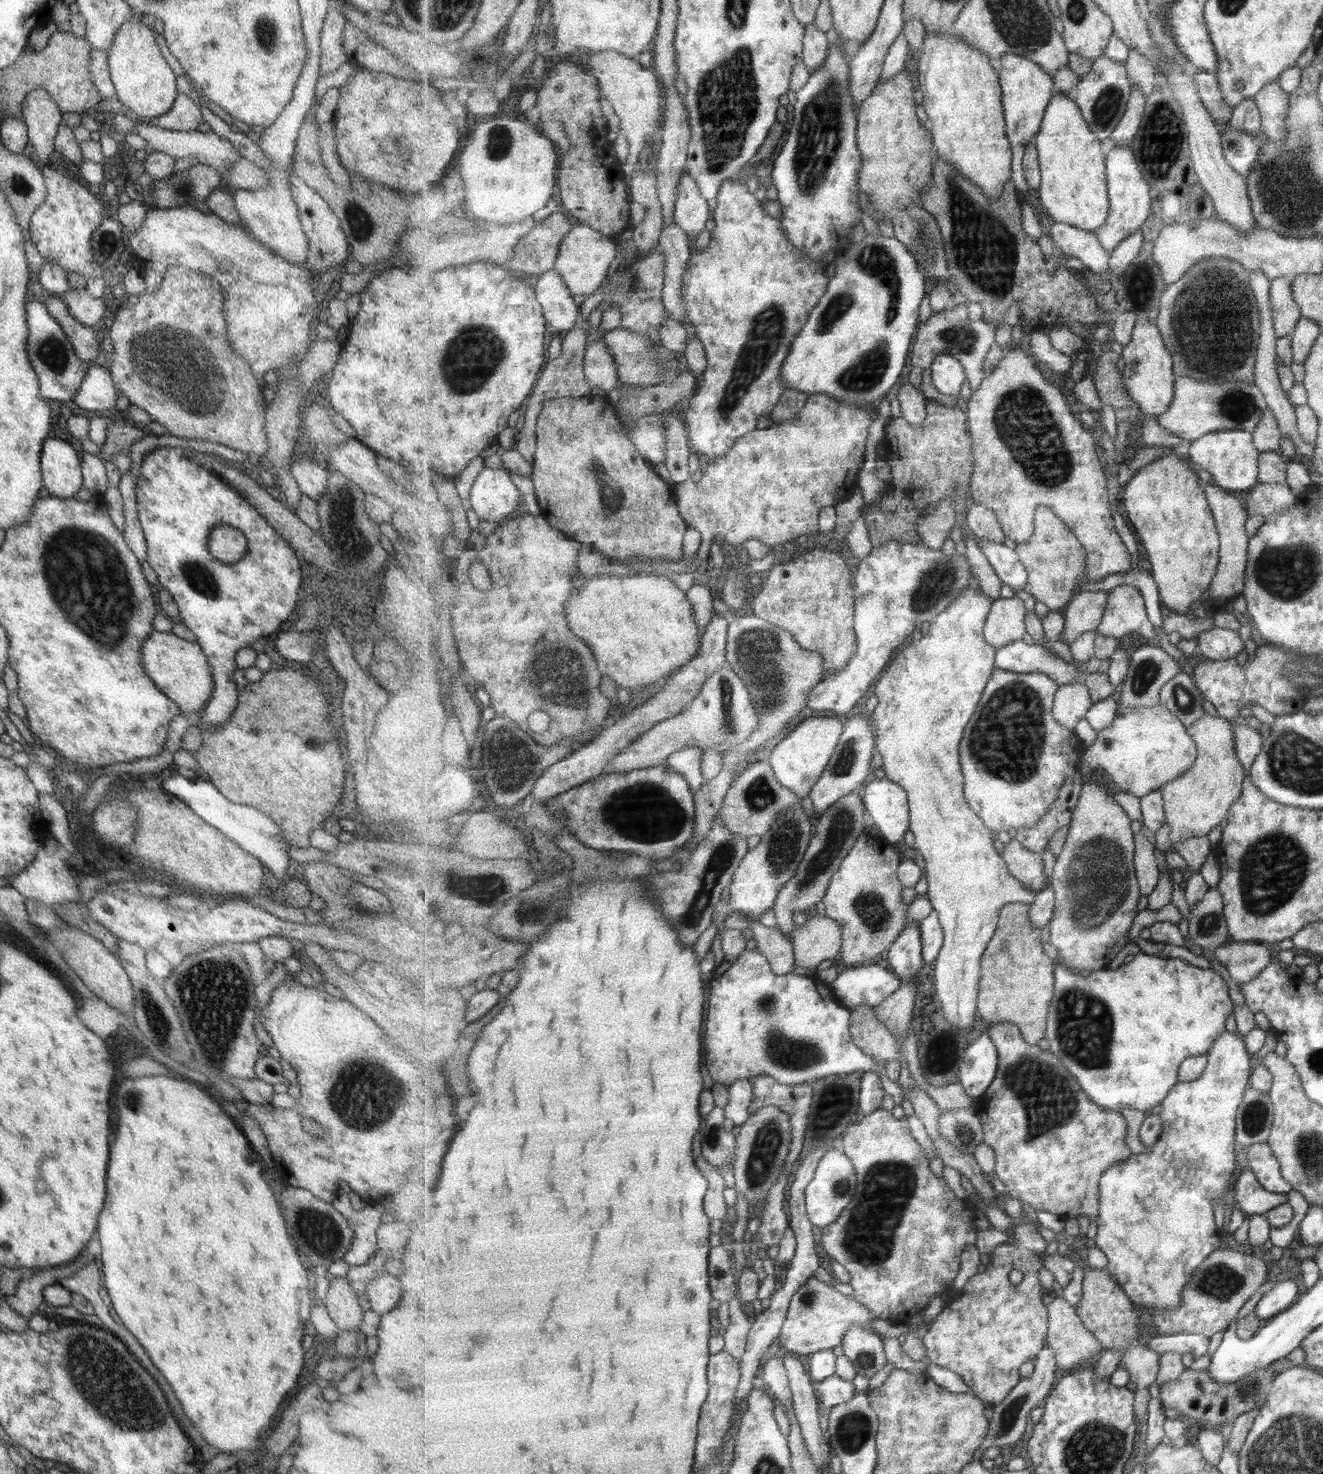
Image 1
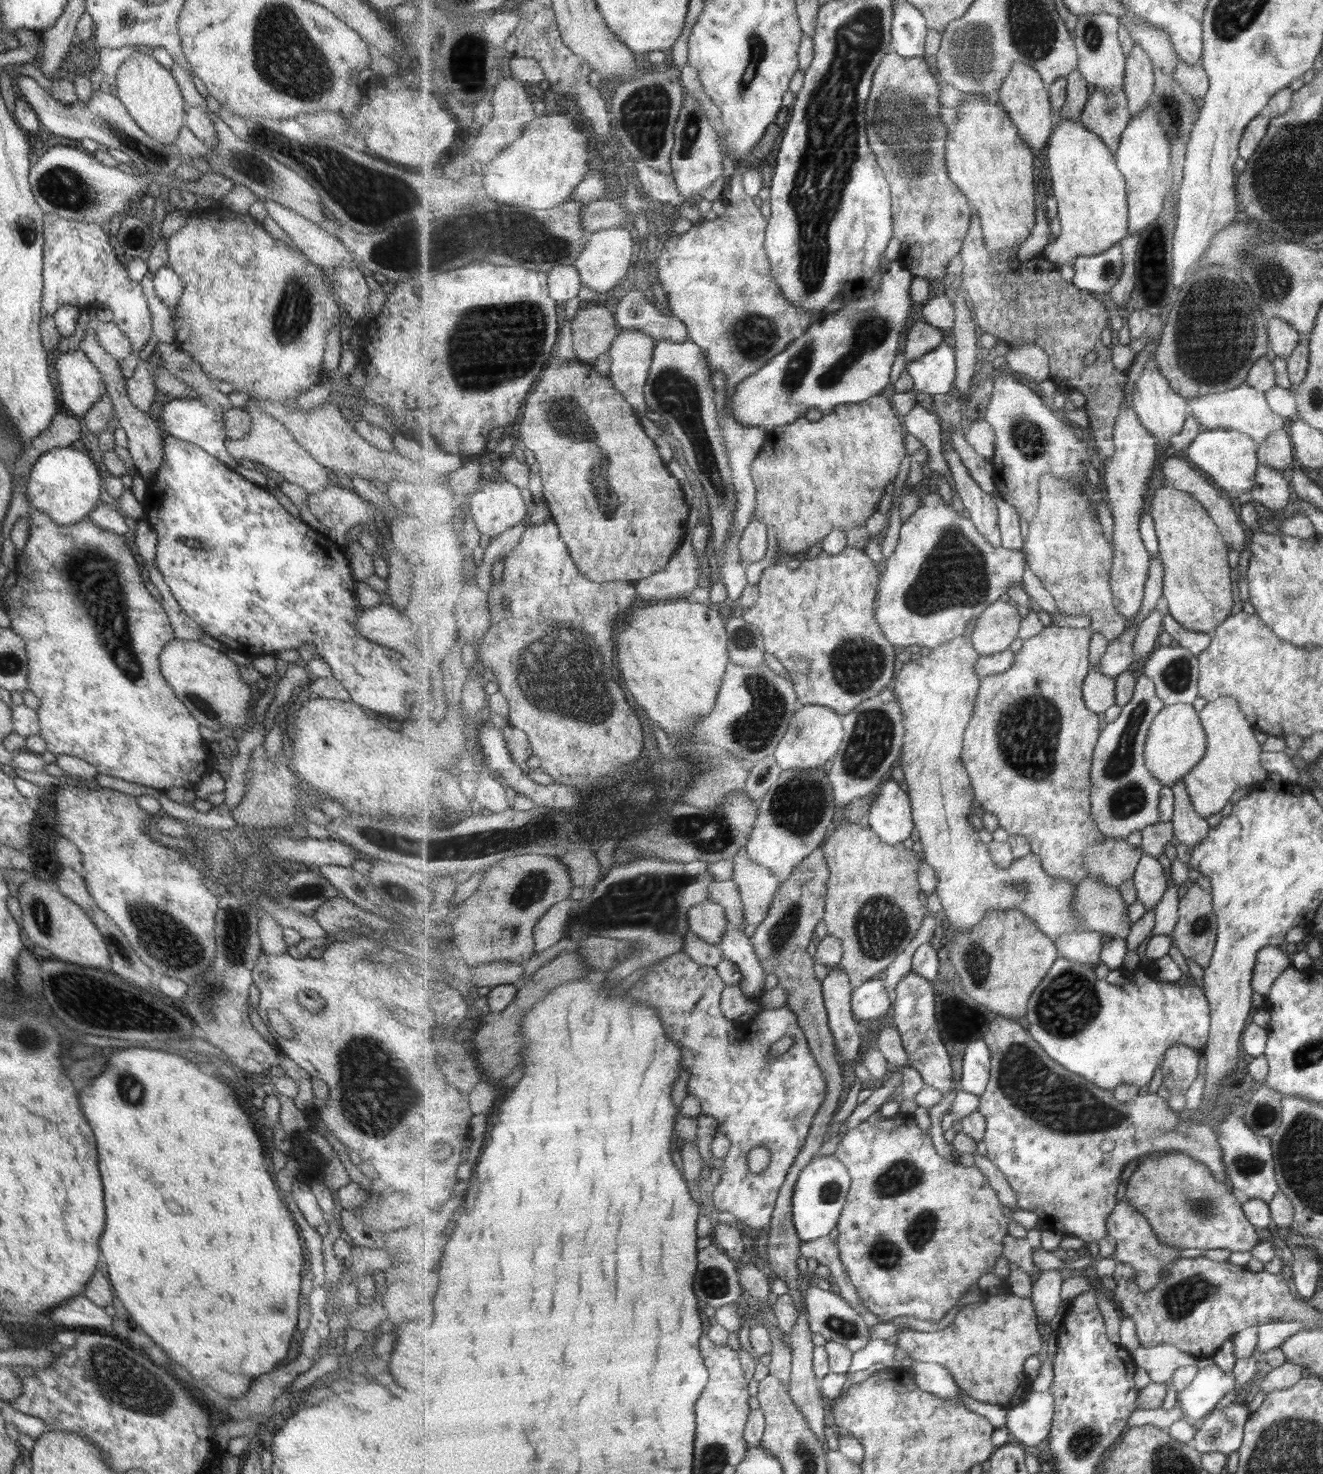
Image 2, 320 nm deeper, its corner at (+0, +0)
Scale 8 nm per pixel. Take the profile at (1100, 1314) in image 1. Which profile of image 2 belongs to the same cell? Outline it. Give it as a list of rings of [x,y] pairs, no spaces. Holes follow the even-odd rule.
[[[1169,1344],[1141,1346],[1133,1356],[1136,1367],[1144,1369],[1153,1382],[1161,1384],[1170,1382],[1179,1368],[1197,1365],[1199,1360],[1195,1355]]]

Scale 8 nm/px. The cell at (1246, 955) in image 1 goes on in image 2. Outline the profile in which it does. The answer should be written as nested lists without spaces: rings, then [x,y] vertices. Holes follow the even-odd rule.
[[[1274,946],[1262,947],[1254,962],[1254,976],[1251,988],[1257,994],[1265,995],[1270,992],[1270,986],[1275,978],[1289,967],[1289,956]]]

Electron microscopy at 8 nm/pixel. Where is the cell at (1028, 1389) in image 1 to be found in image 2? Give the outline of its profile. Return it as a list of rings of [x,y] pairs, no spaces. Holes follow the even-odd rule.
[[[1058,1264],[1055,1268],[1040,1273],[1035,1280],[1032,1298],[1038,1320],[1043,1327],[1059,1314],[1059,1308],[1063,1304],[1061,1286],[1063,1276],[1058,1270]]]

